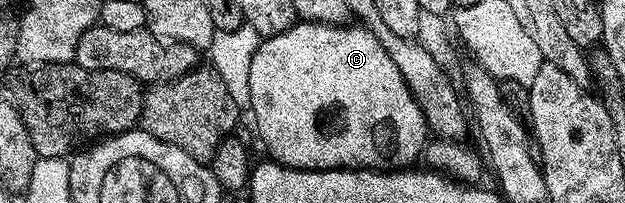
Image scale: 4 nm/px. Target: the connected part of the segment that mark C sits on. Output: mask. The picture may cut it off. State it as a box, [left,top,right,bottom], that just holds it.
[249,22,429,172]

